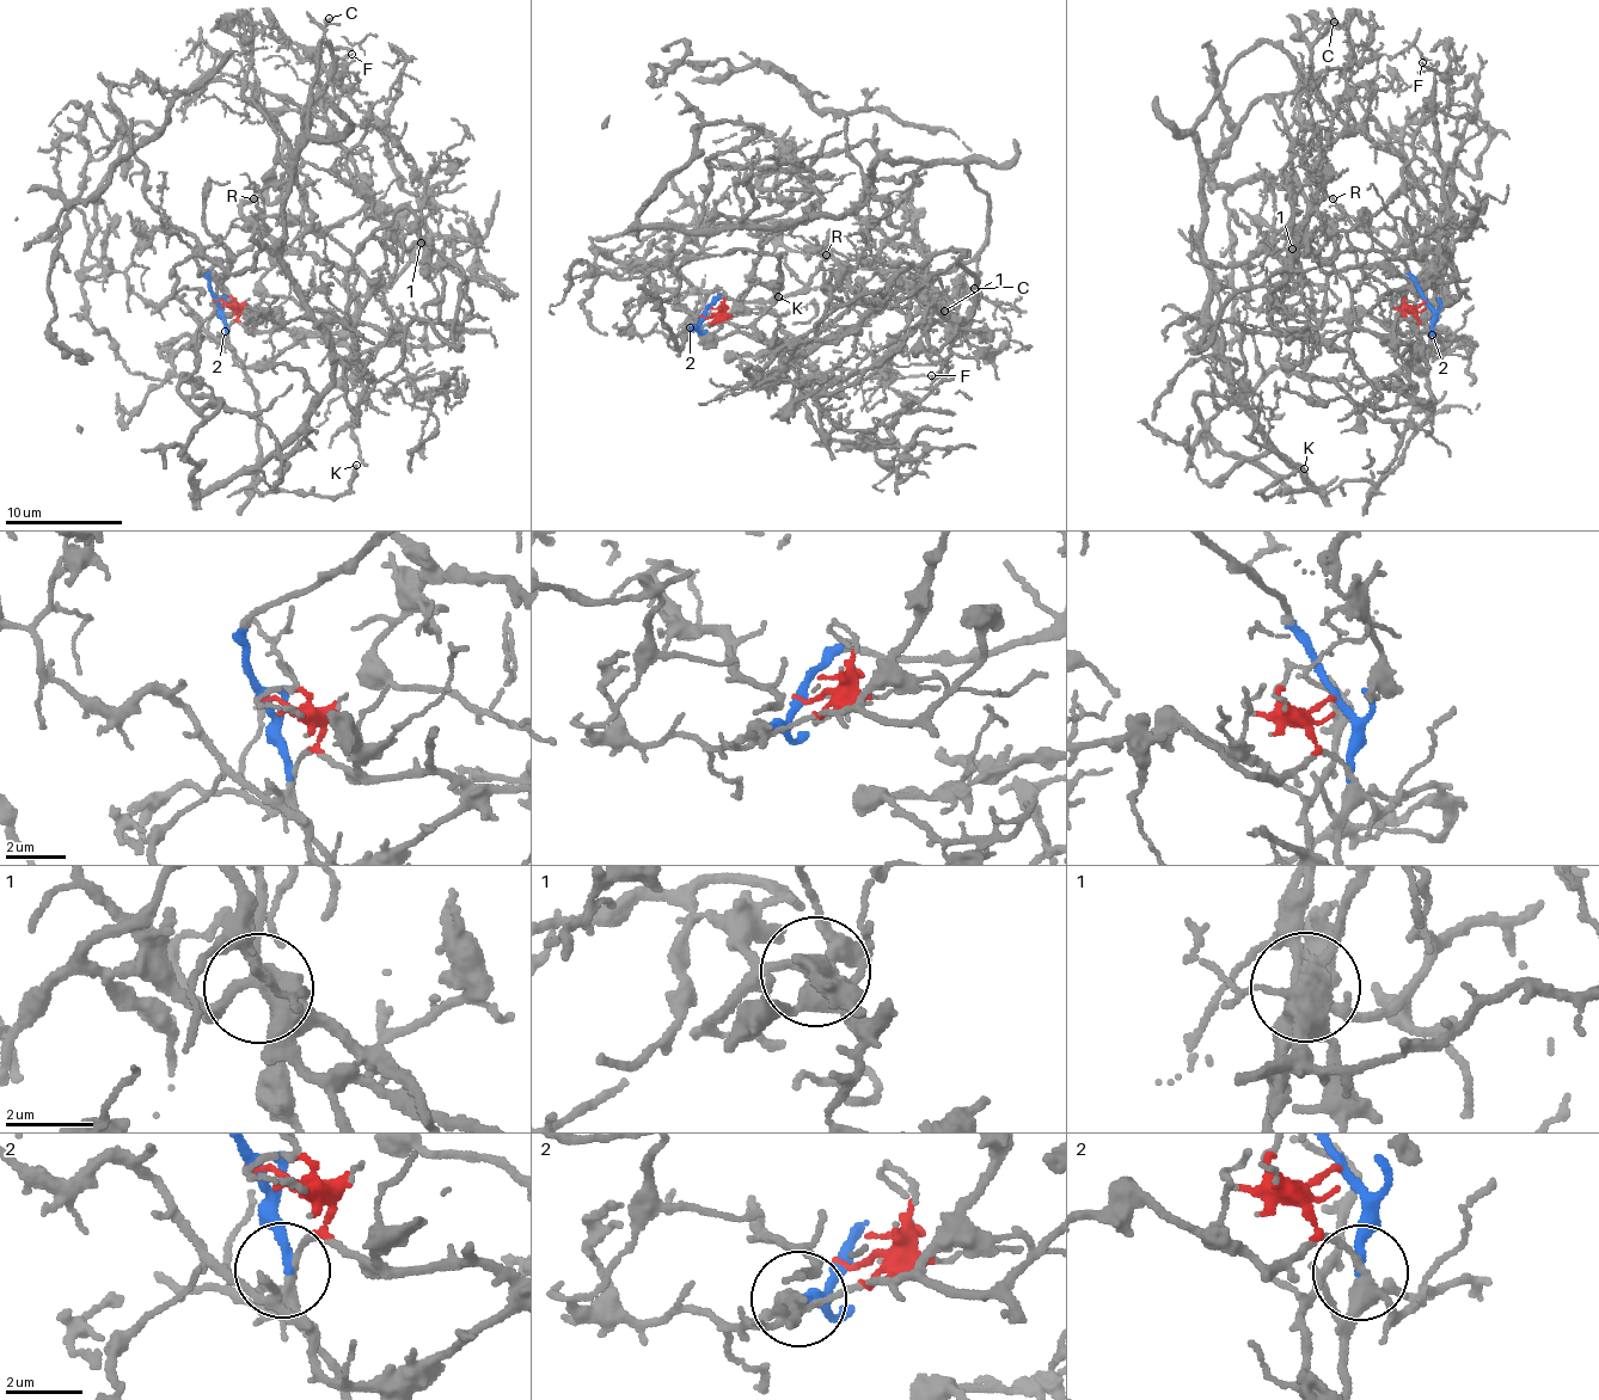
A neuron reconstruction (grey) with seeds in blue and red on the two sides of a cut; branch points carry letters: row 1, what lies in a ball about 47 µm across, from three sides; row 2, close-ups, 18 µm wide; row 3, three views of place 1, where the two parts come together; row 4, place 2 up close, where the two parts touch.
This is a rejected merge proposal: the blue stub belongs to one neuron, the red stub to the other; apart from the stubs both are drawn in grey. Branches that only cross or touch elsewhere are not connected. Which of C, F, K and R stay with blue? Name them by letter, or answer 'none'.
K, R

